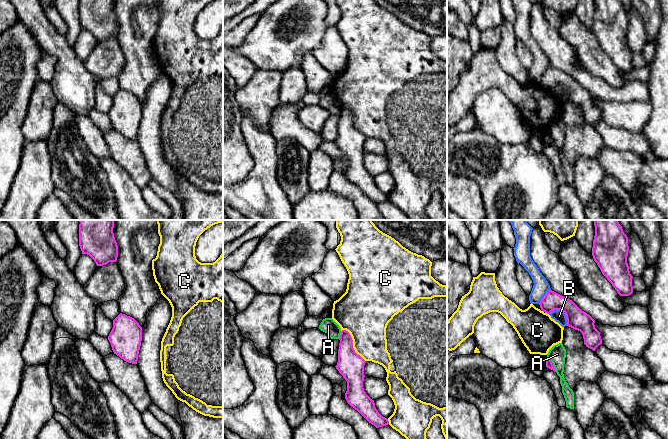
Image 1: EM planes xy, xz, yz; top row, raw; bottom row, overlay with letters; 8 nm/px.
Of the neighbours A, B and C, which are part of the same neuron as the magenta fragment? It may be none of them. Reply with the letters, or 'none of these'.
none of these

